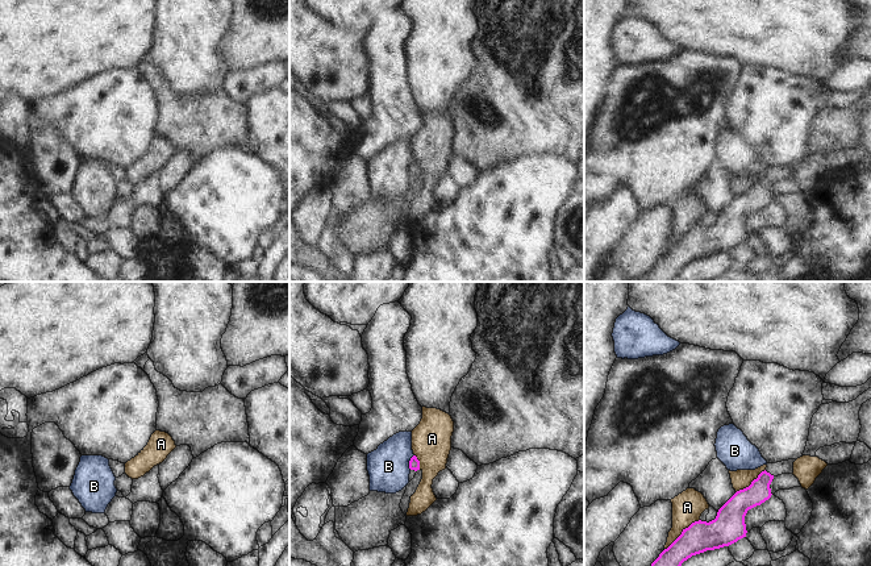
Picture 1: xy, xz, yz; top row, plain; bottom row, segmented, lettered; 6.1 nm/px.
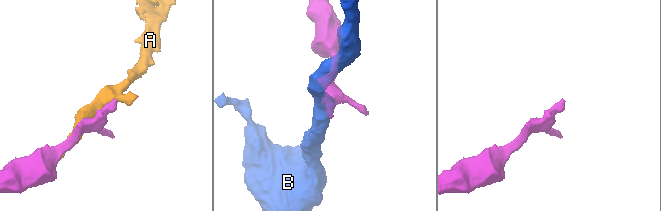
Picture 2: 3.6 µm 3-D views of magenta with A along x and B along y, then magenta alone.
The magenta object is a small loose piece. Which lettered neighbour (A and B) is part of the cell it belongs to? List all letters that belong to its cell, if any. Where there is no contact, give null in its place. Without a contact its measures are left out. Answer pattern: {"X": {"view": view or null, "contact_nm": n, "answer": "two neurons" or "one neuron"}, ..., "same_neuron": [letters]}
{"A": {"view": "yz", "contact_nm": 280, "answer": "two neurons"}, "B": {"view": "xz", "contact_nm": 100, "answer": "two neurons"}, "same_neuron": []}

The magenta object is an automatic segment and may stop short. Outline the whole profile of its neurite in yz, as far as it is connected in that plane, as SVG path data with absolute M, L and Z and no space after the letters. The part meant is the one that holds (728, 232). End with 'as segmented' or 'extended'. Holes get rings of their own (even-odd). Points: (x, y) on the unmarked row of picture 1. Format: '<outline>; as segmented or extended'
M796 165L767 168L751 190L737 196L717 217L714 225L695 226L651 269L641 282L674 282L684 266L692 261L729 251L746 242L745 221L749 215L771 203L770 190L782 179L793 178Z; extended

